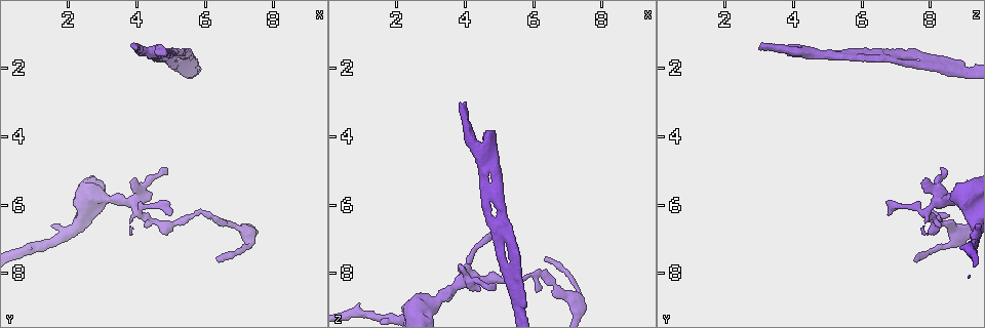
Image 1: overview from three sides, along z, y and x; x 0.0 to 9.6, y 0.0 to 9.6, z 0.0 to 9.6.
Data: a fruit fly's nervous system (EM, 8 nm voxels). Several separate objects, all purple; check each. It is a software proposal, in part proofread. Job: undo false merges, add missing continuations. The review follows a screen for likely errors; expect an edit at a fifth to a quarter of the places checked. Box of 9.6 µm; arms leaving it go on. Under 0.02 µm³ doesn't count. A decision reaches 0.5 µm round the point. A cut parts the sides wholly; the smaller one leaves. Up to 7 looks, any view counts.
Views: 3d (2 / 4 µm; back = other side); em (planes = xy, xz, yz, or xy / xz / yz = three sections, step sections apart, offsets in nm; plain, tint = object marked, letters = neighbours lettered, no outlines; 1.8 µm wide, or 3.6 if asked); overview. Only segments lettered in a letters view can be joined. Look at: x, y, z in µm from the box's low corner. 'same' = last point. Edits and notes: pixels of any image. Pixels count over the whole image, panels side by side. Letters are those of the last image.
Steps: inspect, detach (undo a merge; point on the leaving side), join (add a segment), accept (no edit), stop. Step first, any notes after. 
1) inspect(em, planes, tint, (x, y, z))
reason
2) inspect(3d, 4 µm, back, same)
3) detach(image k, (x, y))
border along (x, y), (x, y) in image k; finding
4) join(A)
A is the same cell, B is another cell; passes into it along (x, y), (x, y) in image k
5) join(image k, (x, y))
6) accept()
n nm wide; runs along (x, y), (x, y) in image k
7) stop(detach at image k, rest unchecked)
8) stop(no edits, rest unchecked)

inspect(3d, 2 µm, (5.65, 1.80, 8.85))
touches itself

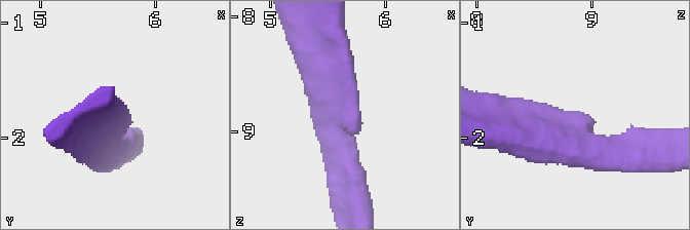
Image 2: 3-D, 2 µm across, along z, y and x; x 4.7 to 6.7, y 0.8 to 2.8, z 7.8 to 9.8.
inspect(em, xy, step 16, tint, (5.70, 1.86, 8.84))
shape alone is not enough

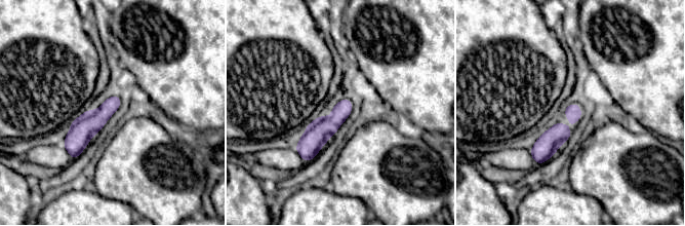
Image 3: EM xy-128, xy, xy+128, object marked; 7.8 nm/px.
inspect(em, planes, letters, same)
another direction

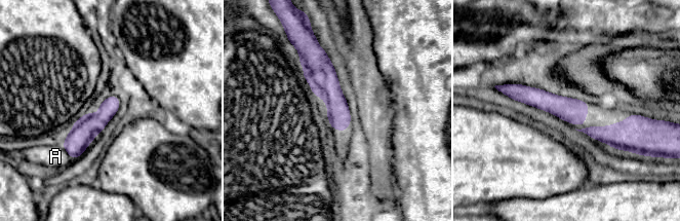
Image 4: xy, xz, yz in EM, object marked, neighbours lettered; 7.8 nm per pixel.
accept()
160 nm wide; A is another cell; one cell here

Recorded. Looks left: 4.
inspect(em, planes, letters, (4.80, 1.55, 3.80))
thick end

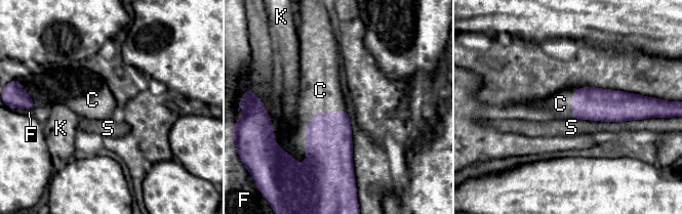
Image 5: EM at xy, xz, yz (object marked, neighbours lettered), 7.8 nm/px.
join(C)
C is the same cell, F, K and S are other cells; passes into it along (328, 137), (306, 135), (309, 103) in image 5; the cell continues

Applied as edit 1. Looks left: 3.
inspect(em, planes, letters, (5.05, 6.20, 6.80))
thin end

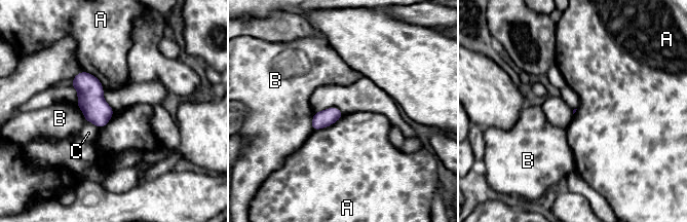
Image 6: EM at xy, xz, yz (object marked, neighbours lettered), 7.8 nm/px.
accept()
A, B and C are other cells; border along (343, 114), (329, 125), (312, 131) in image 6; no lettered segment goes on from it

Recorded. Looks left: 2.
stop(join at image 5, rest unchecked)

